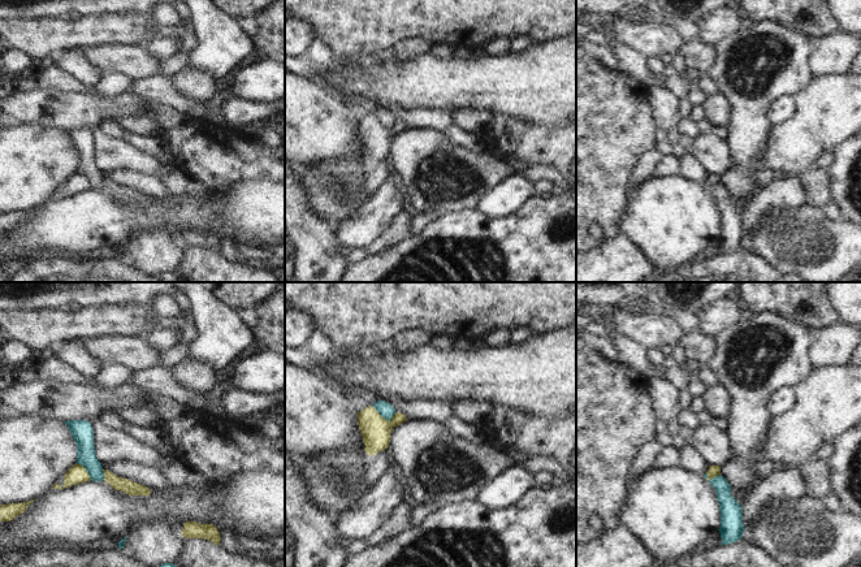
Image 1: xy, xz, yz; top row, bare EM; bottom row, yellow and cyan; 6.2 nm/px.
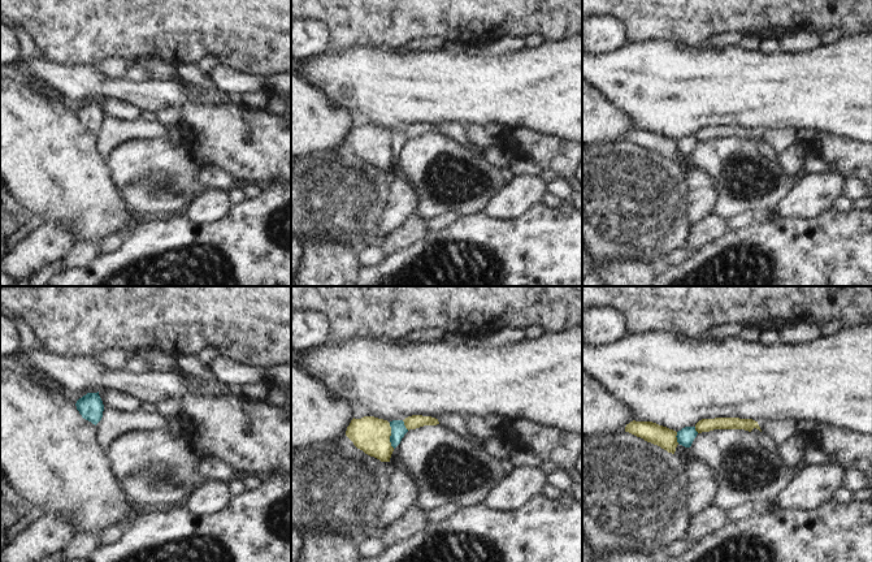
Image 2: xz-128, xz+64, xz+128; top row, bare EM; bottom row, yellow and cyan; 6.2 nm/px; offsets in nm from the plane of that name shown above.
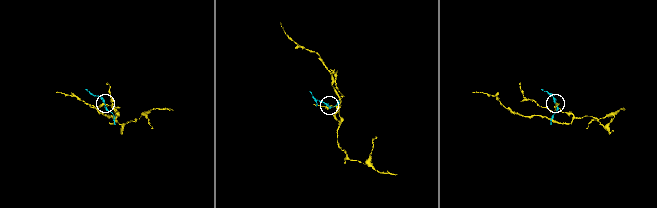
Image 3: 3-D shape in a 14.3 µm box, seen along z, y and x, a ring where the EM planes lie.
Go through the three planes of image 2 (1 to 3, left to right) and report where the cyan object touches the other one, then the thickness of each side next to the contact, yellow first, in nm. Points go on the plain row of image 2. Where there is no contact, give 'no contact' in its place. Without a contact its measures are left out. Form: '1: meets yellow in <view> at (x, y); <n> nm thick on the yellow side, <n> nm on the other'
1: no contact
2: meets yellow in xz+64 at (390, 143); 220 nm thick on the yellow side, 100 nm on the other
3: meets yellow in xz+128 at (676, 146); 130 nm thick on the yellow side, 110 nm on the other

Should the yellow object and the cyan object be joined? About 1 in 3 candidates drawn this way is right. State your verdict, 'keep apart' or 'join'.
keep apart

